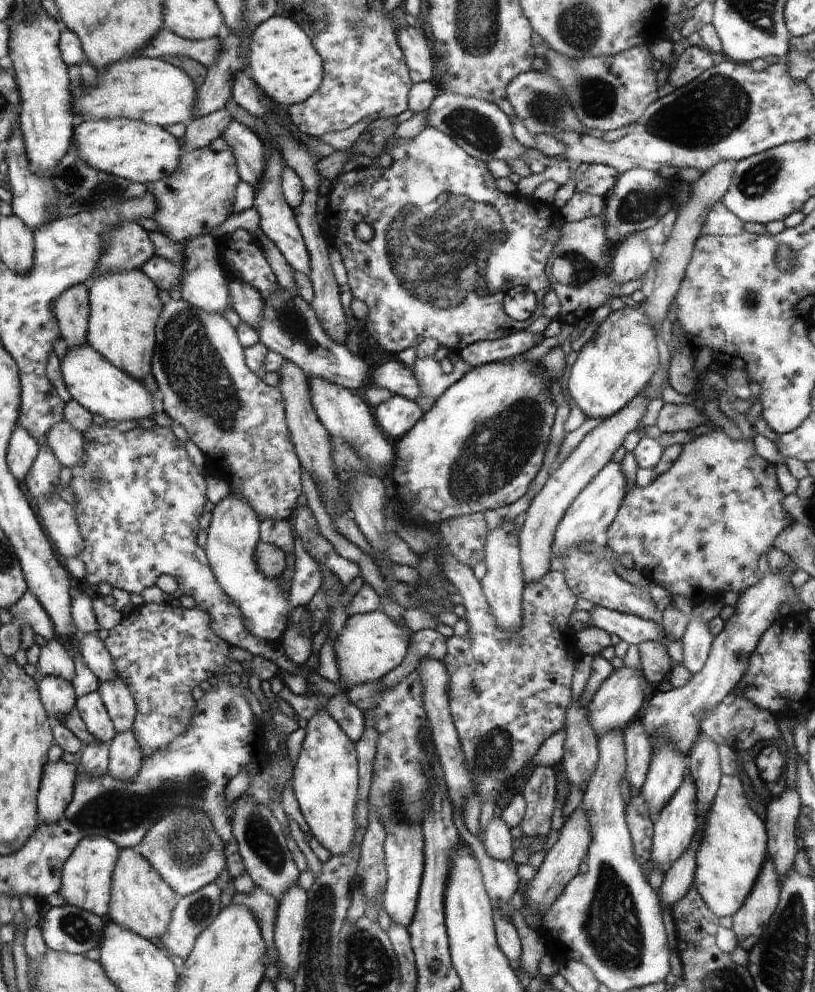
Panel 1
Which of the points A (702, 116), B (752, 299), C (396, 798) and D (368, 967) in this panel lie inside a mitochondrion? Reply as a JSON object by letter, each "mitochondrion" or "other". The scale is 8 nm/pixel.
{"A":"mitochondrion","B":"mitochondrion","C":"mitochondrion","D":"mitochondrion"}

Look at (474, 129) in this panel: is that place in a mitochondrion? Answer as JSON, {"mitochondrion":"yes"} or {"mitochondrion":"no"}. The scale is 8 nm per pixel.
{"mitochondrion":"yes"}

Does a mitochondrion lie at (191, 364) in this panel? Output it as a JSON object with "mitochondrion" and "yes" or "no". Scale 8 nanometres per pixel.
{"mitochondrion":"yes"}

